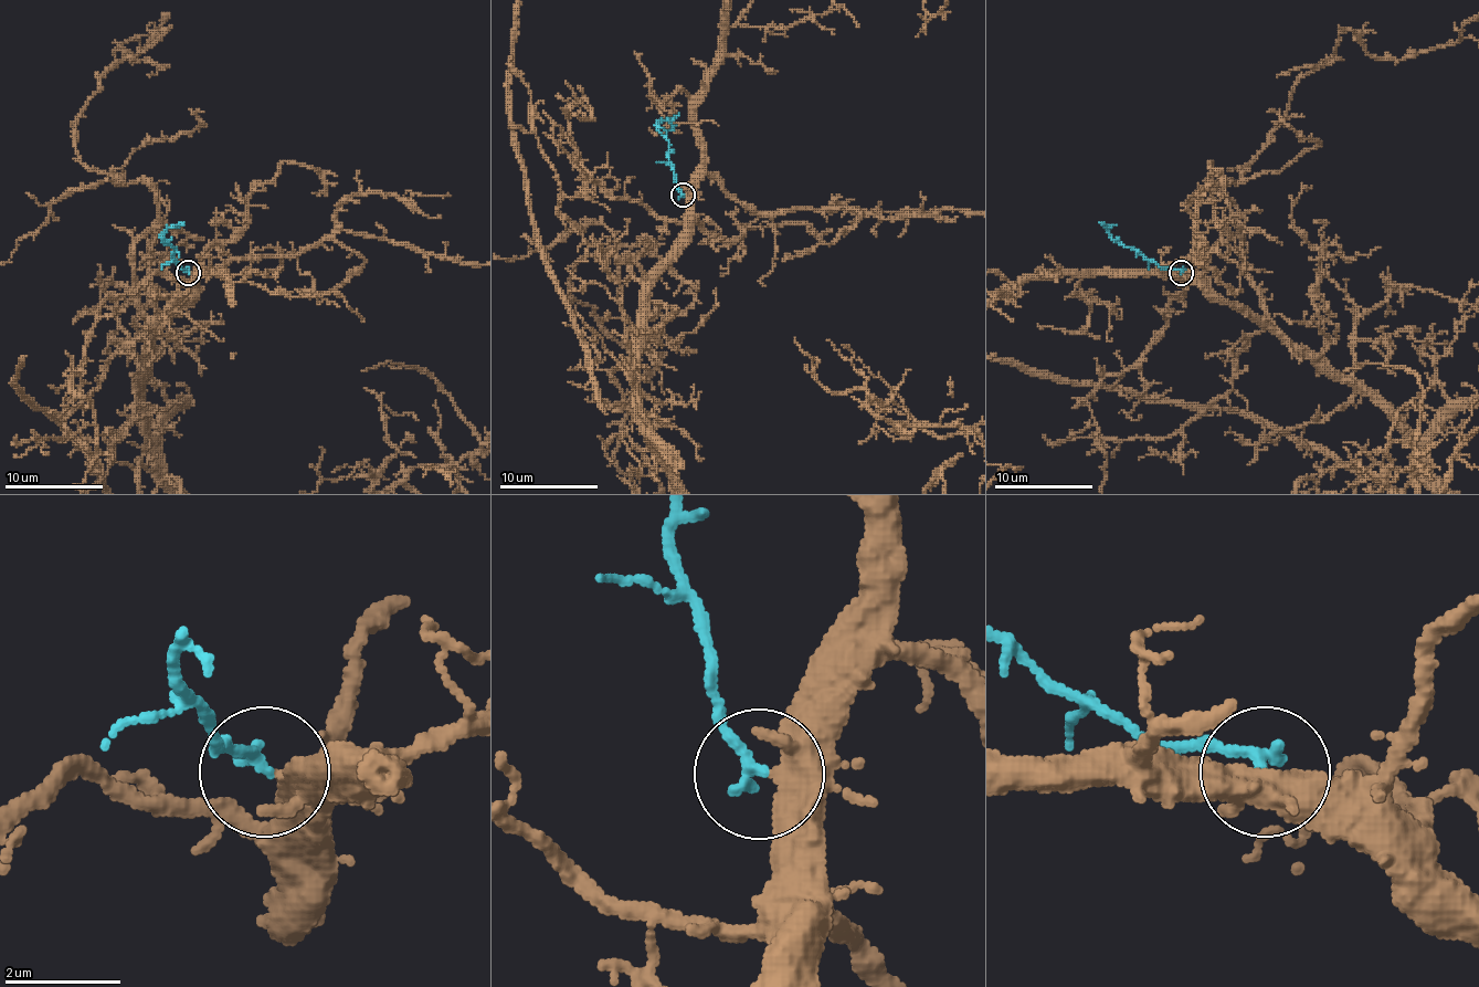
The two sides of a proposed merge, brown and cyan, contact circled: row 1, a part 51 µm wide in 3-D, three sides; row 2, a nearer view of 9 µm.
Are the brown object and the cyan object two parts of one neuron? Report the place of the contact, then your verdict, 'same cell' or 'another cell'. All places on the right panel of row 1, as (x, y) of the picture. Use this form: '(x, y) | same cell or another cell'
(1181, 272) | same cell

